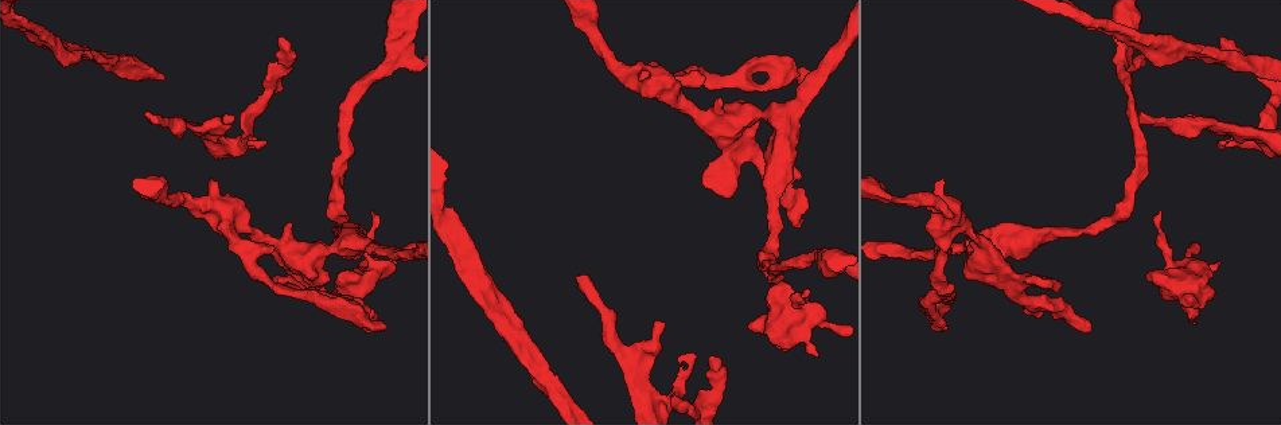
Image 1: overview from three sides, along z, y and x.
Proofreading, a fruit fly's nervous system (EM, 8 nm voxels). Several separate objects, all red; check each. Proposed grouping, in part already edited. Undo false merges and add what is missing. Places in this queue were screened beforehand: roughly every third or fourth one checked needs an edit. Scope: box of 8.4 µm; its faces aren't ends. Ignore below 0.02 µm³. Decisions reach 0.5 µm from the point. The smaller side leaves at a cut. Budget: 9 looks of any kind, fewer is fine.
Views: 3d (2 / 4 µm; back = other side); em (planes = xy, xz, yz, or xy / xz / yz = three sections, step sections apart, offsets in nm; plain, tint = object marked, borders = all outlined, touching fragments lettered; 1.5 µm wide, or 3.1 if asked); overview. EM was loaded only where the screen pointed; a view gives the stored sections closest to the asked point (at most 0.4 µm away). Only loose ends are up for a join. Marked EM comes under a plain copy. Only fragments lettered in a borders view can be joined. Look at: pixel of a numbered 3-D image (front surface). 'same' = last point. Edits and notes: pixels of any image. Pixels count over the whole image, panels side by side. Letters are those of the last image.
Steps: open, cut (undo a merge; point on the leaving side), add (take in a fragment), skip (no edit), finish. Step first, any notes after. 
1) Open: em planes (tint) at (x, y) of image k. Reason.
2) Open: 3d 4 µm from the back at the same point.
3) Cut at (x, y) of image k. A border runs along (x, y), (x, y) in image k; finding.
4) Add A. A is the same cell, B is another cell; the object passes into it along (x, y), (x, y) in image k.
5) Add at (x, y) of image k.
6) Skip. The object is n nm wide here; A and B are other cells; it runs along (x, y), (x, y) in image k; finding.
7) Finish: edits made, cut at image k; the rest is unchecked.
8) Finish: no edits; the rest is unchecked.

Open: 3d 4 µm from the back at (800, 225) of image 1. Branch stops here.

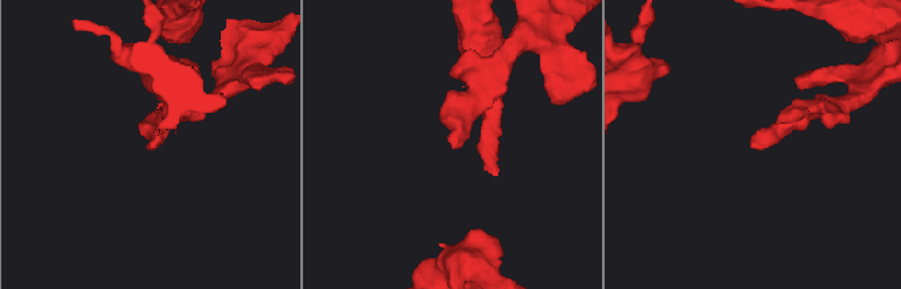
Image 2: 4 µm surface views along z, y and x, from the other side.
Open: em planes (borders) at (453, 146) of image 2. Need the tissue.

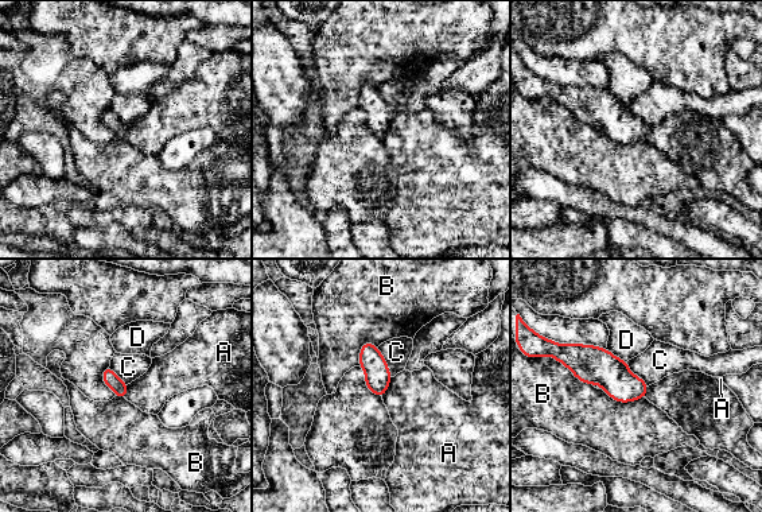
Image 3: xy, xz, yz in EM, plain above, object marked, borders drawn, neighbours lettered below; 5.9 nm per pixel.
Skip. A, B, C and D are other cells; a border runs along (392, 377), (381, 396) in image 3; no lettered fragment goes on from it.

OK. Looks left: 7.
Open: 3d 4 µm at (801, 295) of image 1.

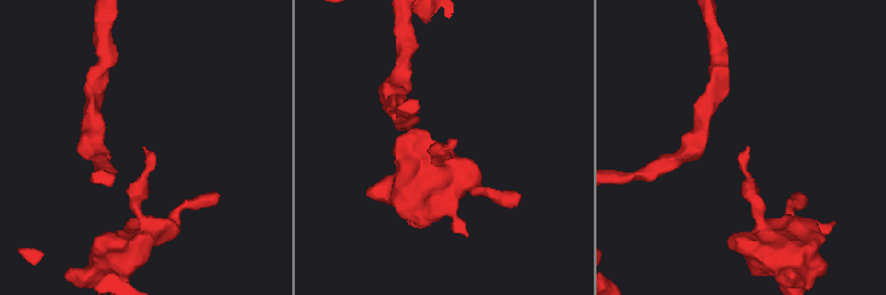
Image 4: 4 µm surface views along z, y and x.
Open: em yz step 4 (borders) at (748, 150) of image 4. Shape alone is not enough.

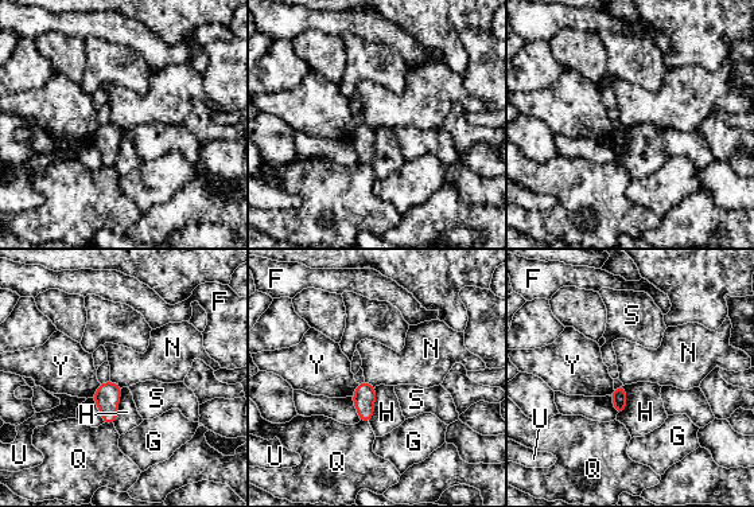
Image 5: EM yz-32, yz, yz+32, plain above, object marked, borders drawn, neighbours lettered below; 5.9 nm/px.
Open: em planes (borders) at the same point. Cut it another way.

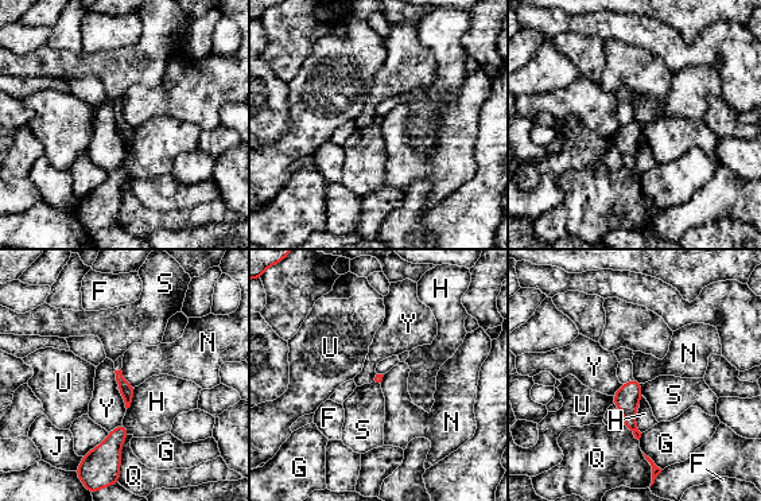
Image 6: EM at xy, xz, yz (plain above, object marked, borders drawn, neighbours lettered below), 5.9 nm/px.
Skip. F, G, H, J, N, Q, S, U and Y are other cells; a border runs along (120, 369), (124, 379), (134, 388) in image 6; none of them fits.

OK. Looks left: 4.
Open: 3d 4 µm from the back at (225, 114) of image 1. Branch stops here.

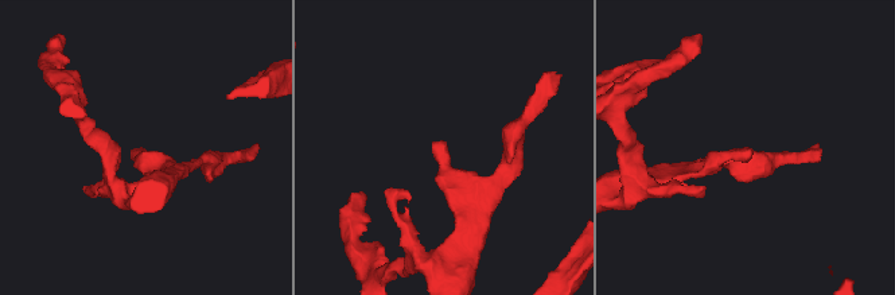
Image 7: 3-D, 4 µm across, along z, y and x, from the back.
Open: em xy step 4 (borders) at (753, 151) of image 7.

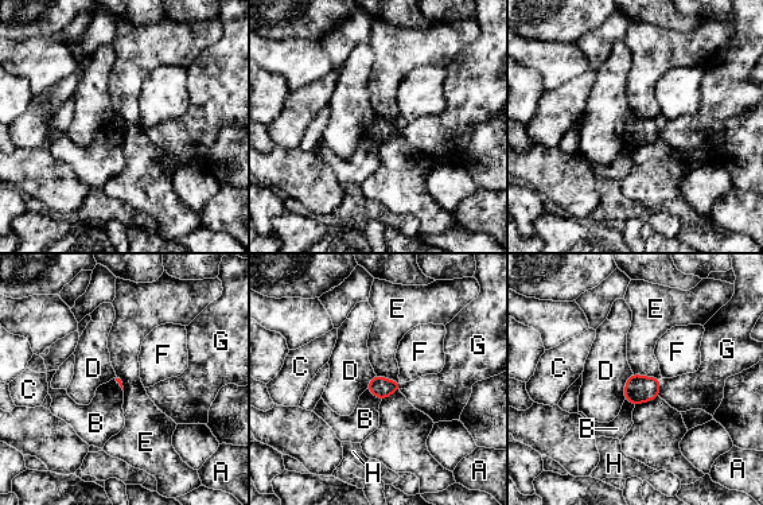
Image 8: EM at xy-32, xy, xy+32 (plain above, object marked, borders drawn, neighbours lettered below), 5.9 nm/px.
Skip. A, B, C, D, E, F, G and H are other cells; a border runs along (366, 388), (381, 400) in image 8; none of them fits.

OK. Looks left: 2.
Open: 3d 4 µm from the back at (1139, 116) of image 1. An open end.

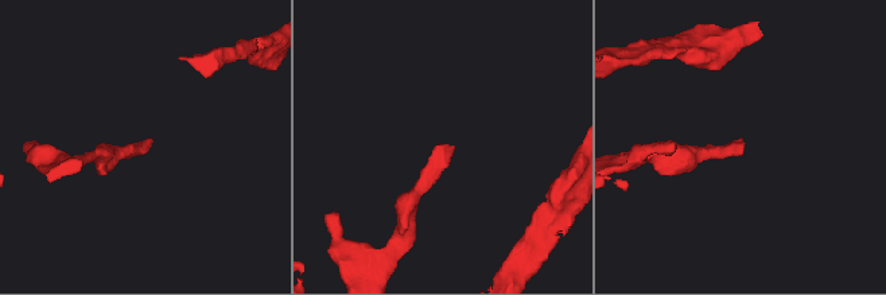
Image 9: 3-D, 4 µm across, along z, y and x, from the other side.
Open: em planes (borders) at (742, 141) of image 9. Now the EM.

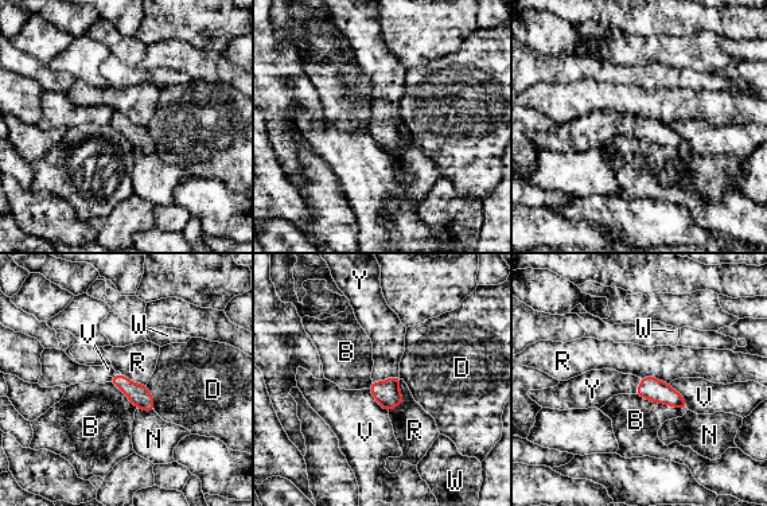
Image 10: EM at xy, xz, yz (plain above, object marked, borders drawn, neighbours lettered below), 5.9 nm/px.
Add Y. Y is the same cell, B, D, N, R, V and W are other cells; the object passes into it along (386, 393), (386, 380), (388, 338) in image 10; it goes on there.

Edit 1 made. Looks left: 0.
Finish: edits made, add at image 10; the rest is unchecked.

